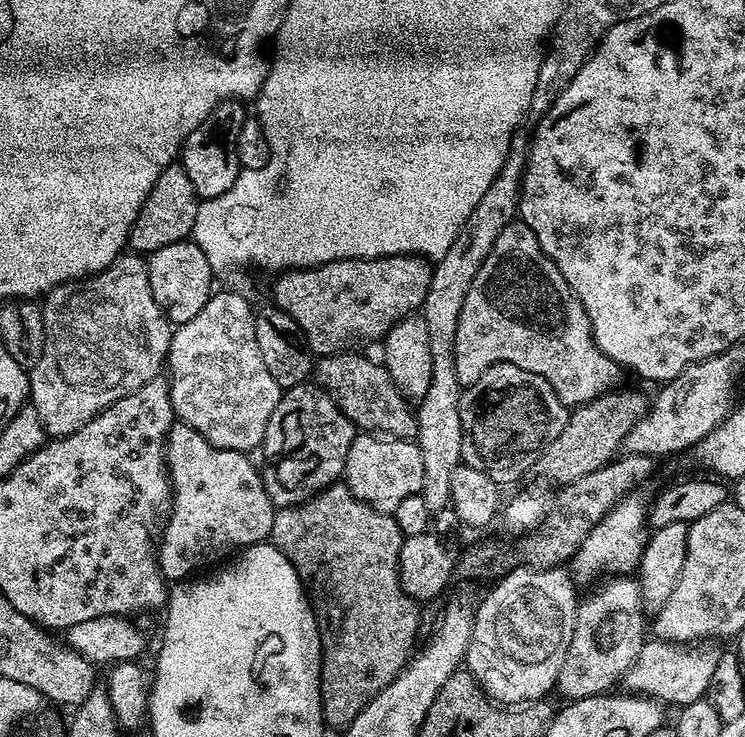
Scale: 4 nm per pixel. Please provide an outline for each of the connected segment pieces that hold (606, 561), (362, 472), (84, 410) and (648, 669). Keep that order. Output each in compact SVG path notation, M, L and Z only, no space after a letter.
M632 494L627 498L620 501L612 511L606 513L600 521L590 530L590 534L586 534L586 538L578 550L572 555L570 561L570 572L577 581L592 580L599 572L612 572L613 577L620 578L625 574L632 574L639 569L640 559L644 553L644 545L648 543L650 535L649 529L646 527L648 524L648 513L646 511L646 500L640 497L640 494Z
M358 434L350 446L350 454L346 454L342 480L359 500L366 502L374 510L394 514L406 497L419 496L424 491L424 466L420 446L415 439L399 440L397 436Z
M121 254L110 267L97 272L95 276L85 276L83 280L71 280L65 284L58 285L57 288L50 289L43 297L42 307L44 309L46 342L42 350L42 358L38 358L36 365L30 369L28 395L30 397L30 406L38 414L45 433L49 437L55 438L66 434L74 434L74 430L86 426L86 422L93 420L102 410L106 410L114 402L134 394L134 390L138 390L146 382L155 380L161 375L168 358L168 347L172 341L174 324L169 320L167 313L160 308L158 302L155 301L154 294L150 288L150 274L148 273L147 263L139 255Z
M659 638L645 639L640 656L626 670L622 679L623 691L638 696L649 696L665 706L683 706L695 700L705 699L710 682L714 678L714 666L718 666L721 649L704 642L699 646L672 644Z

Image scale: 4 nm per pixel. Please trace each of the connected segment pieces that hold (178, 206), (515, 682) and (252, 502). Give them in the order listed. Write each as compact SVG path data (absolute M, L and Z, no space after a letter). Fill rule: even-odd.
M174 162L166 166L162 174L158 174L158 182L154 182L150 194L146 194L146 202L142 202L142 210L138 210L138 218L132 224L132 230L128 234L131 251L149 254L171 243L189 239L199 205L194 182L190 182L190 174L186 174L184 165Z
M519 566L513 570L505 571L504 575L495 581L496 584L484 596L480 606L476 606L472 617L472 637L468 643L468 649L464 655L464 664L467 671L480 684L480 689L488 695L489 700L501 706L527 706L533 702L540 702L544 696L556 687L556 679L562 670L562 662L566 662L566 650L570 650L570 638L574 638L576 629L576 610L578 607L578 595L576 596L577 581L563 567L558 568L529 568Z
M173 423L166 445L168 479L172 485L170 511L164 537L158 540L160 572L165 581L183 581L199 573L199 568L215 560L223 561L227 552L263 544L271 537L278 509L270 494L266 494L261 469L248 459L245 453L222 450L206 442L194 426Z

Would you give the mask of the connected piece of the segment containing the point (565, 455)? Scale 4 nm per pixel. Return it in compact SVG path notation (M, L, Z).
M613 390L573 407L568 413L566 426L562 426L562 434L558 434L558 438L554 438L554 442L550 442L550 446L543 448L536 457L531 475L540 480L549 480L555 486L563 486L606 467L621 451L629 430L648 413L650 407L649 397L644 397L640 392L624 391Z

